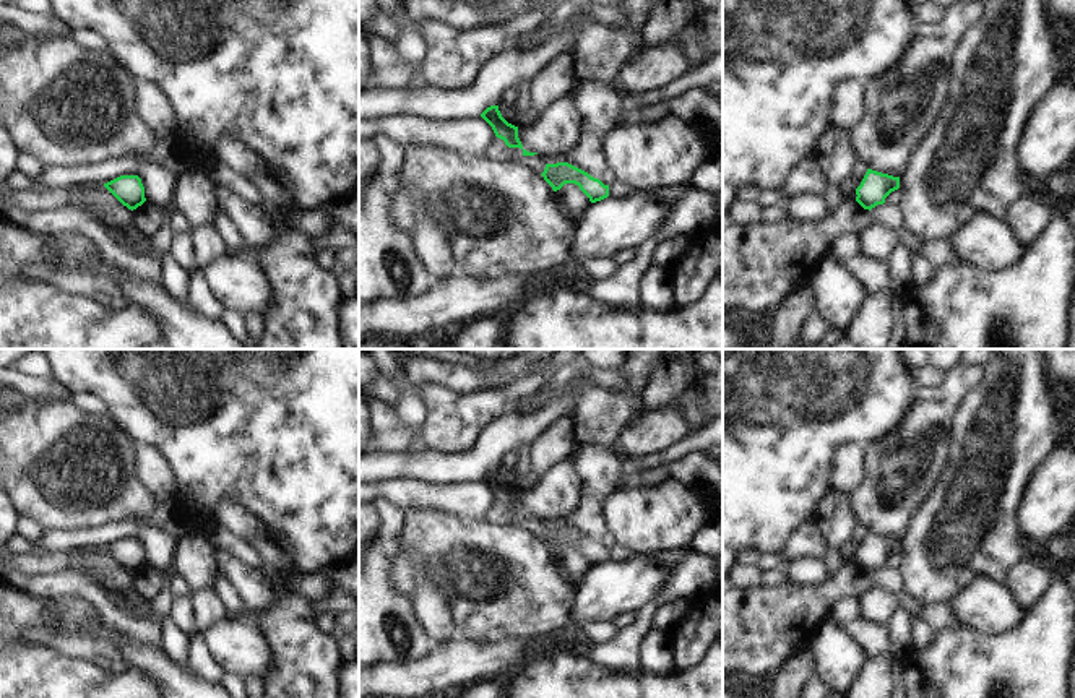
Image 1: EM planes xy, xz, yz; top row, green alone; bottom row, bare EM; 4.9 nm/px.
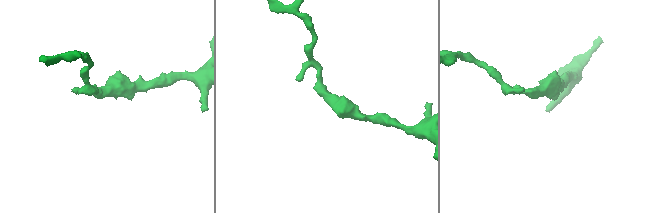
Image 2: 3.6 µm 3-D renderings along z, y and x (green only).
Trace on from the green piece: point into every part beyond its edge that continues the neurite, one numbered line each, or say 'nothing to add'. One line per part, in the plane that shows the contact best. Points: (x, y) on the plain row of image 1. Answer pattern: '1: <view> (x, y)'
nothing to add

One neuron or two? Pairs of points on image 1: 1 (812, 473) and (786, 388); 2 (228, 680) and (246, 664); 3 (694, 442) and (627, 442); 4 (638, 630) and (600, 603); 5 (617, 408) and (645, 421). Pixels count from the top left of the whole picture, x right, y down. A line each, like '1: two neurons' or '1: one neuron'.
1: one neuron
2: two neurons
3: two neurons
4: two neurons
5: two neurons

